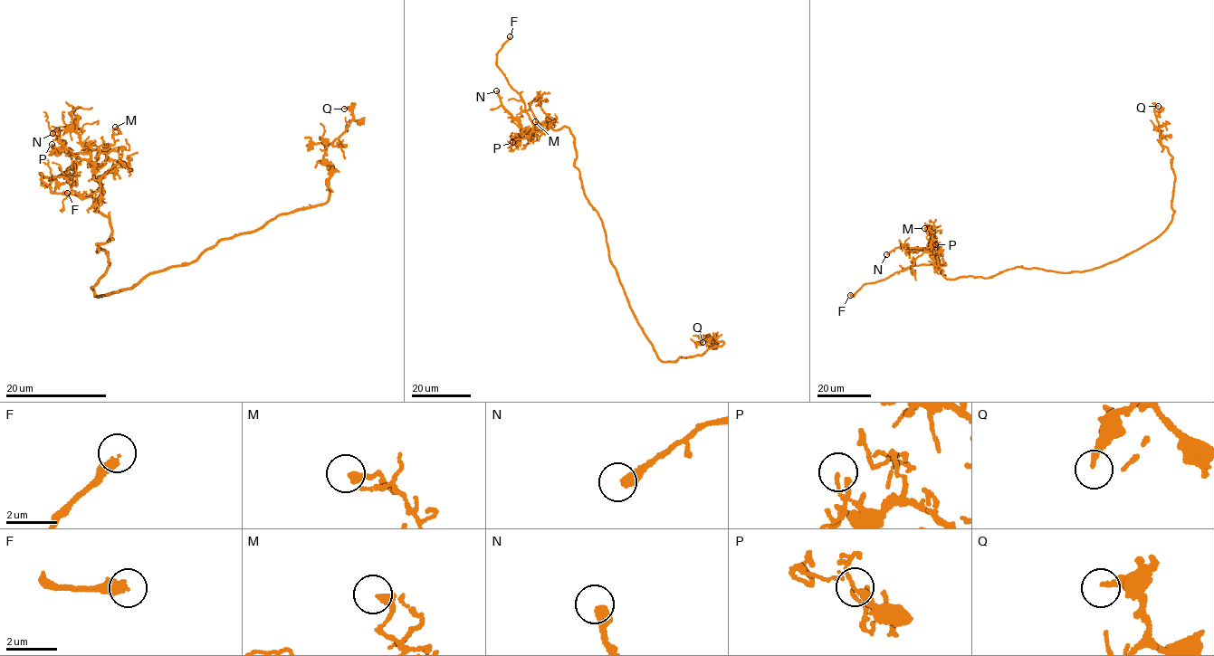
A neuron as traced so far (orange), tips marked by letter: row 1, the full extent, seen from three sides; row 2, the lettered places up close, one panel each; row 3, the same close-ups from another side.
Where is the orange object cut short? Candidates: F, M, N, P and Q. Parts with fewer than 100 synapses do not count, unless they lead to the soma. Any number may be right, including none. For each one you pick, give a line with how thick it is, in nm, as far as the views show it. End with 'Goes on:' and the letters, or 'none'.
F: 380 nm
Goes on: F

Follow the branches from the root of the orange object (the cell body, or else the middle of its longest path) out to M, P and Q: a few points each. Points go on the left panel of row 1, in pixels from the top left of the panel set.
M: (93, 289), (110, 264), (96, 244), (113, 238), (109, 218), (95, 204), (119, 163), (106, 154), (115, 127)
P: (93, 289), (110, 264), (96, 244), (113, 238), (109, 218), (95, 204), (101, 186), (93, 165), (52, 144)
Q: (93, 289), (97, 298), (130, 289), (223, 239), (321, 205), (332, 170), (326, 147), (352, 117), (344, 109)

